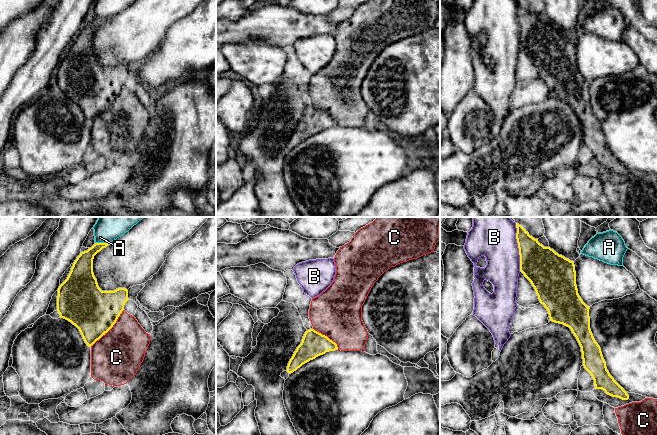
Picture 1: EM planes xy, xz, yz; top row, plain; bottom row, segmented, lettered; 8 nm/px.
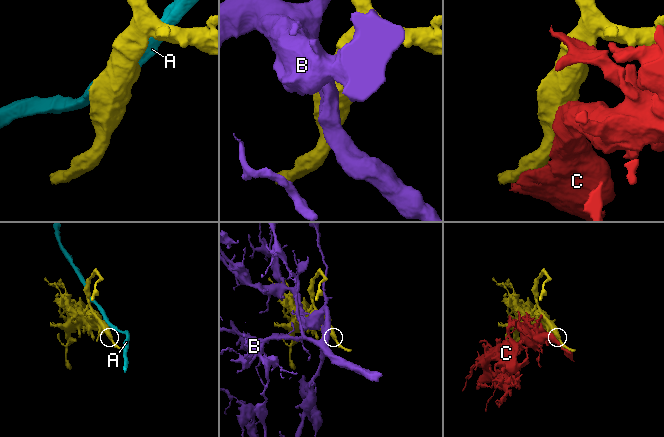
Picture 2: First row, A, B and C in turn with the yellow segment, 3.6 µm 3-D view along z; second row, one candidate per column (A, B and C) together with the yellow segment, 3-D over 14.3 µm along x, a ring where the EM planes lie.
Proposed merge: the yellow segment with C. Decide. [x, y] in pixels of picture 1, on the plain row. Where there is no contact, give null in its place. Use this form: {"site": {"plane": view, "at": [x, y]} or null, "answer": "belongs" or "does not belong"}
{"site": {"plane": "xy", "at": [109, 105]}, "answer": "belongs"}

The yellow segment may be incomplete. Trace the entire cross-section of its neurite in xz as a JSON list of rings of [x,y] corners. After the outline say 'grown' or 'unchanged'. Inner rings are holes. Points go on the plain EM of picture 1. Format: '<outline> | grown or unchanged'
[[[314,105],[307,106],[301,120],[290,135],[286,147],[291,150],[310,136],[337,125],[337,120],[327,112],[322,111]]] | unchanged

